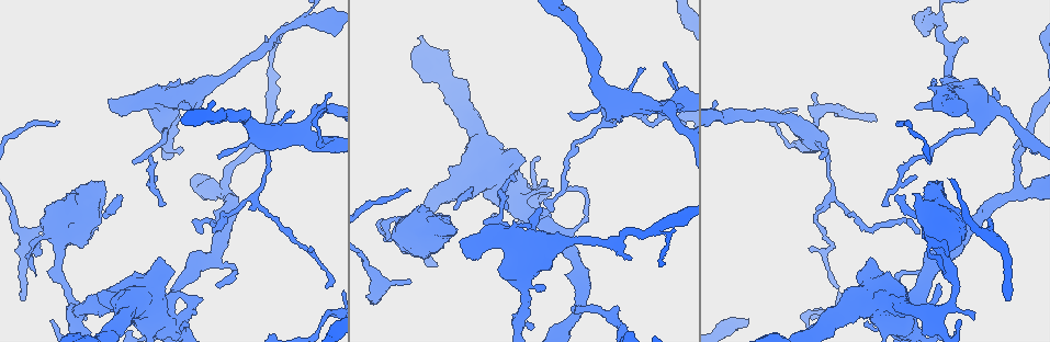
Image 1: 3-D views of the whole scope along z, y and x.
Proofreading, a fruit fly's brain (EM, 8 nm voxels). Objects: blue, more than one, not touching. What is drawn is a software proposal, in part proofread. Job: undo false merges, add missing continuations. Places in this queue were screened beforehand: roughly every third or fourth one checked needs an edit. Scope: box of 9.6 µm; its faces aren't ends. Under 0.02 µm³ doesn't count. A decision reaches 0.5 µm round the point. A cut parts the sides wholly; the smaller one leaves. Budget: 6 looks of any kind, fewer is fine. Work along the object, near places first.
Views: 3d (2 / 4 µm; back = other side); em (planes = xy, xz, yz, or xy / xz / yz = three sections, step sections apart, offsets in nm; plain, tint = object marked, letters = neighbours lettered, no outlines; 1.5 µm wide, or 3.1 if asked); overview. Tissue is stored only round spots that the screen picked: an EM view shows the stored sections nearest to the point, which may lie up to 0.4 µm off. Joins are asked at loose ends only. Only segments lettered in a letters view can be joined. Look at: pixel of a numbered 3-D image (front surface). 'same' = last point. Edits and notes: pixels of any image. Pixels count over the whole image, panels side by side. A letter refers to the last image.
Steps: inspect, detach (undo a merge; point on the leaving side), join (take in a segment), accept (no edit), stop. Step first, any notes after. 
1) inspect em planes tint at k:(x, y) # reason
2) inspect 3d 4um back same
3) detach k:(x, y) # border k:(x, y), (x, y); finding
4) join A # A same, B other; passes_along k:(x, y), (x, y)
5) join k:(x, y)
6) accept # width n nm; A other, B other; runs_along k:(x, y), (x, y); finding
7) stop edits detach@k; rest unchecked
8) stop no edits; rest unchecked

inspect 3d 2um at 1:(160, 206) # tapers out

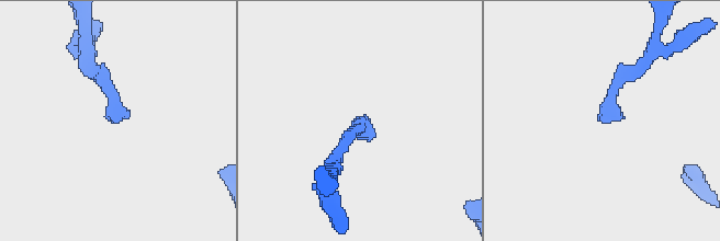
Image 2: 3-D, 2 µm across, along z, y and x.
inspect em xz step 4 letters at 2:(600, 120)

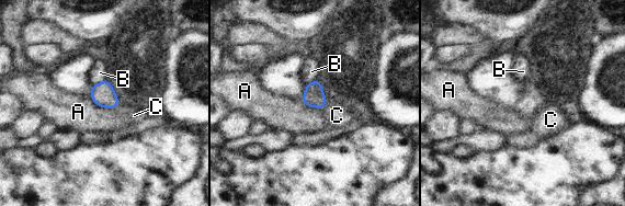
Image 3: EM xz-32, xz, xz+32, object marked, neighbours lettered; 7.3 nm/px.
join C # longest_contact A 220 nm; A other, B other, C same; it goes on there

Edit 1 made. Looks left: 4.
inspect em planes letters at 1:(1011, 298)

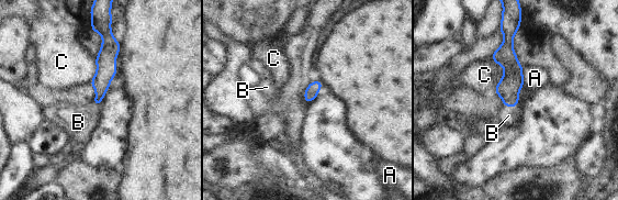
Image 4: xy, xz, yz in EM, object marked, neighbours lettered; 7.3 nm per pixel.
join B # A other, B same, C other; passes_along 4:(512, 81), (509, 106), (508, 115); it goes on there

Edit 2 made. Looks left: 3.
stop edits join@3, join@4; rest unchecked

